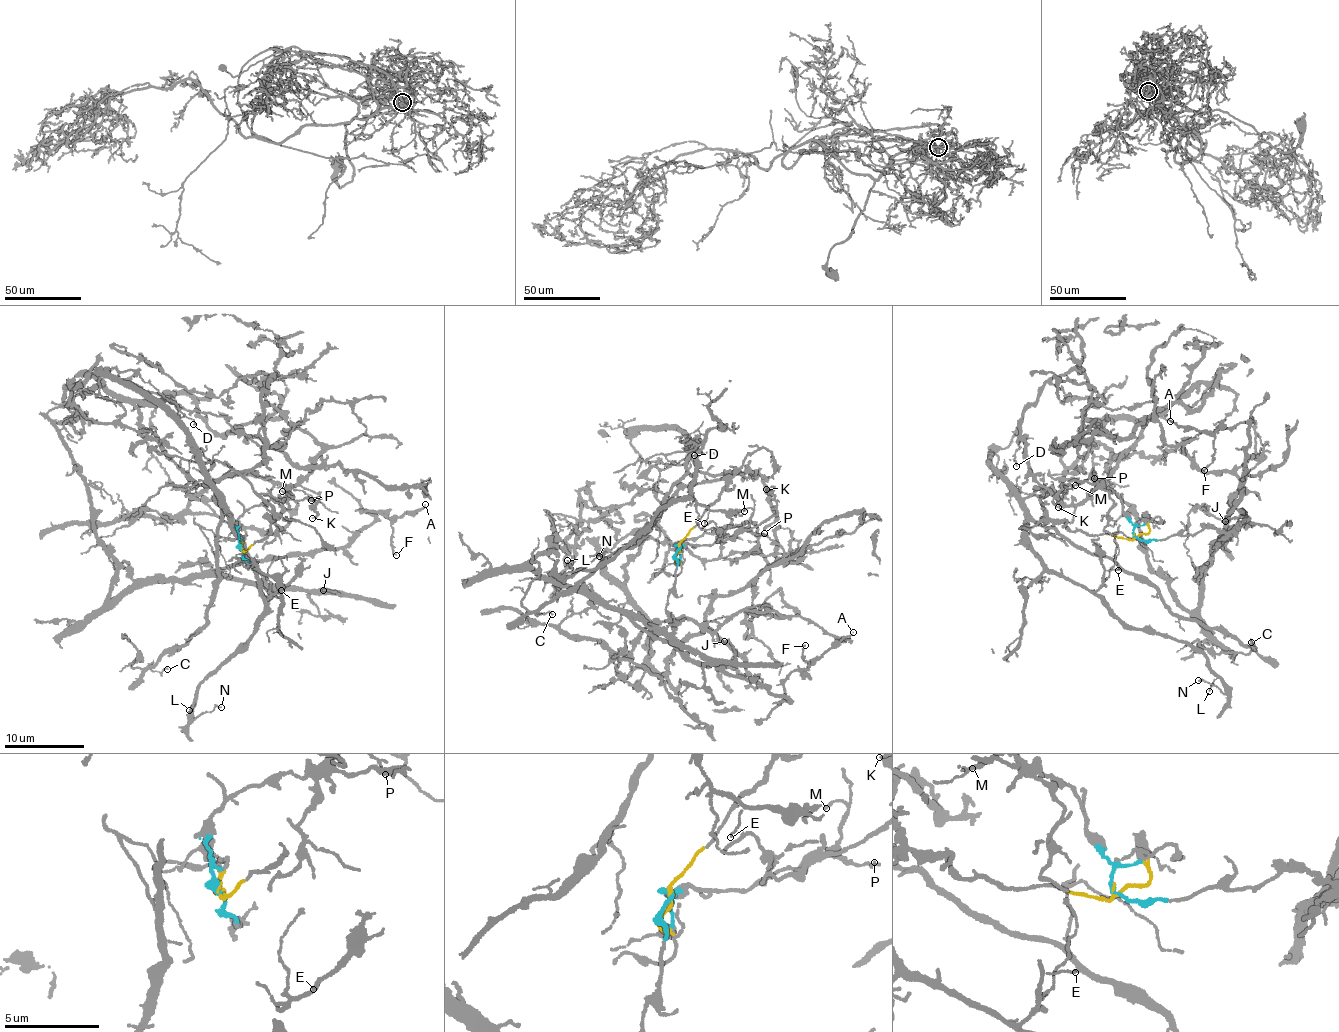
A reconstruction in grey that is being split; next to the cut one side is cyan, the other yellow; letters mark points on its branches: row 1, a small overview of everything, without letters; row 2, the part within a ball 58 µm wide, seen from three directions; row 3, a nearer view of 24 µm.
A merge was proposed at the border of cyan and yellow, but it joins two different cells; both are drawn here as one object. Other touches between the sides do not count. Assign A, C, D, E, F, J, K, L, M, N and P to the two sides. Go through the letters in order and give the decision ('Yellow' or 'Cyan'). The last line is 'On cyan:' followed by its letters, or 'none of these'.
A: Cyan
C: Yellow
D: Yellow
E: Yellow
F: Cyan
J: Cyan
K: Cyan
L: Yellow
M: Cyan
N: Yellow
P: Cyan
On cyan: A, F, J, K, M, P

